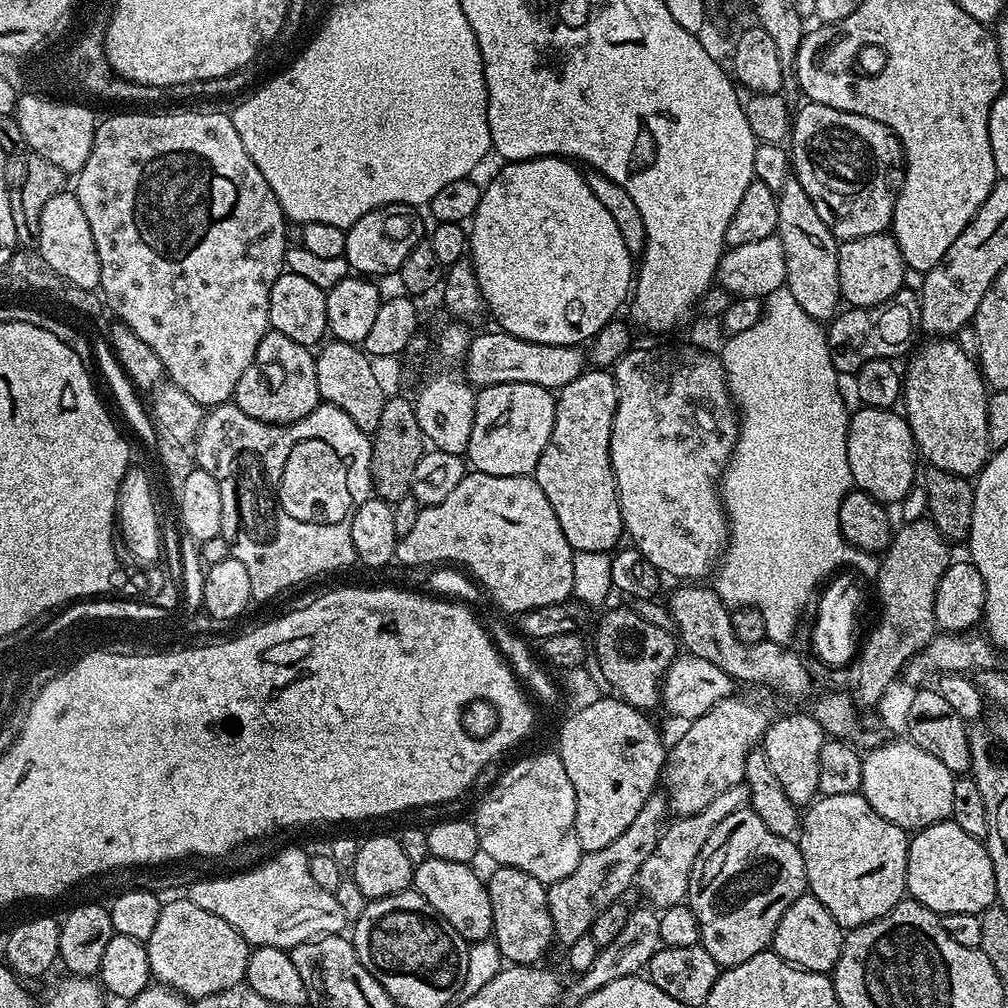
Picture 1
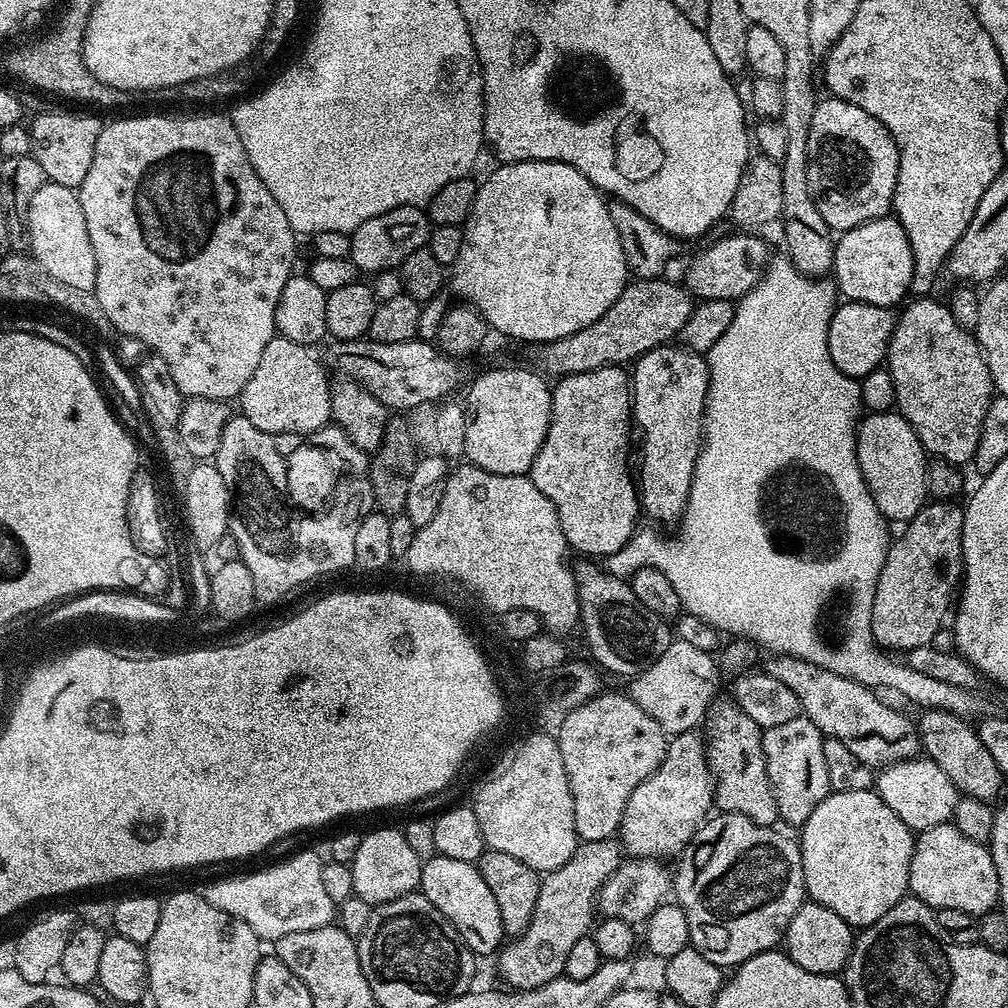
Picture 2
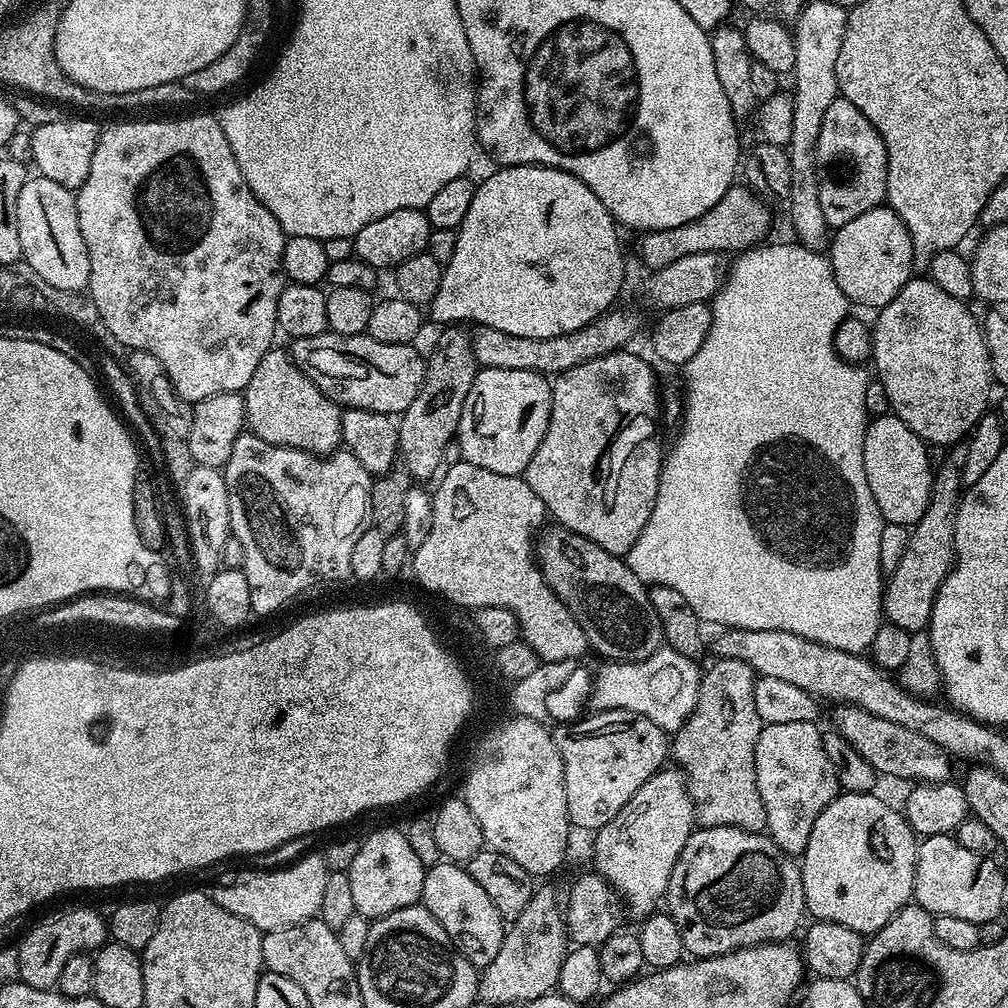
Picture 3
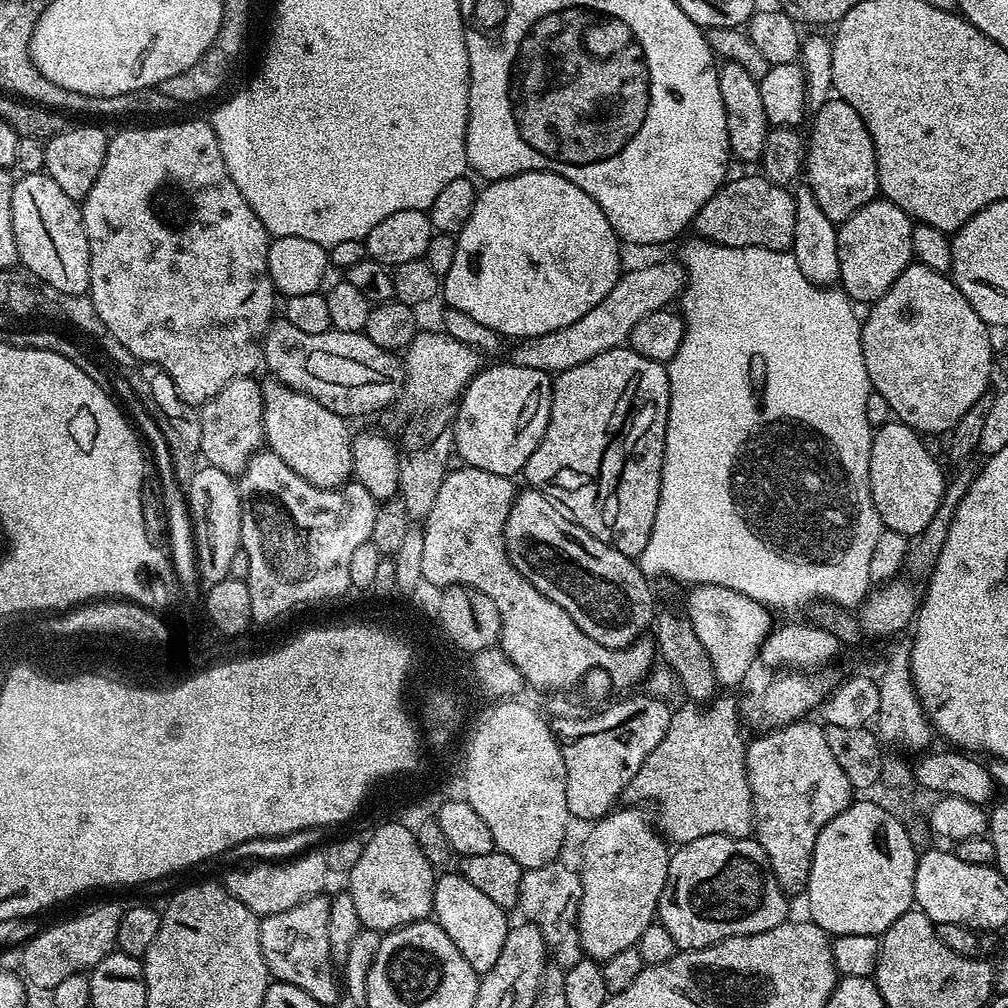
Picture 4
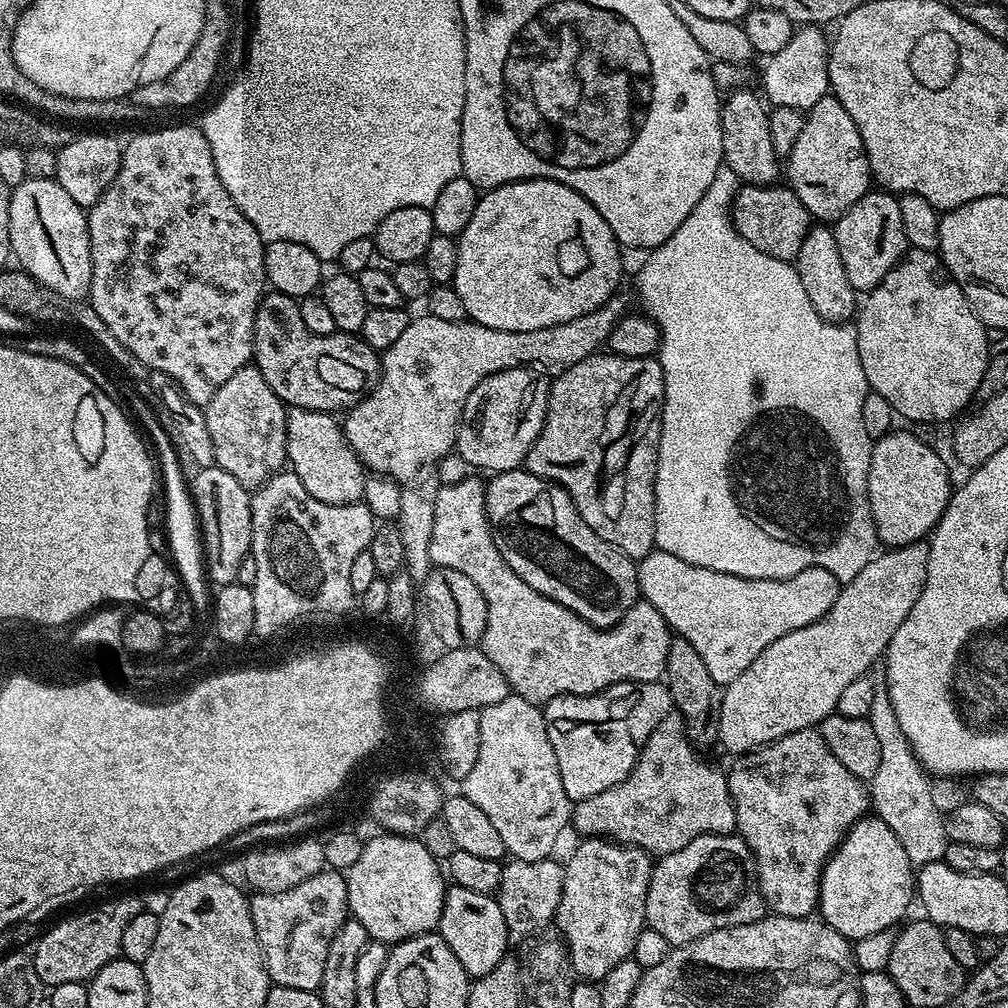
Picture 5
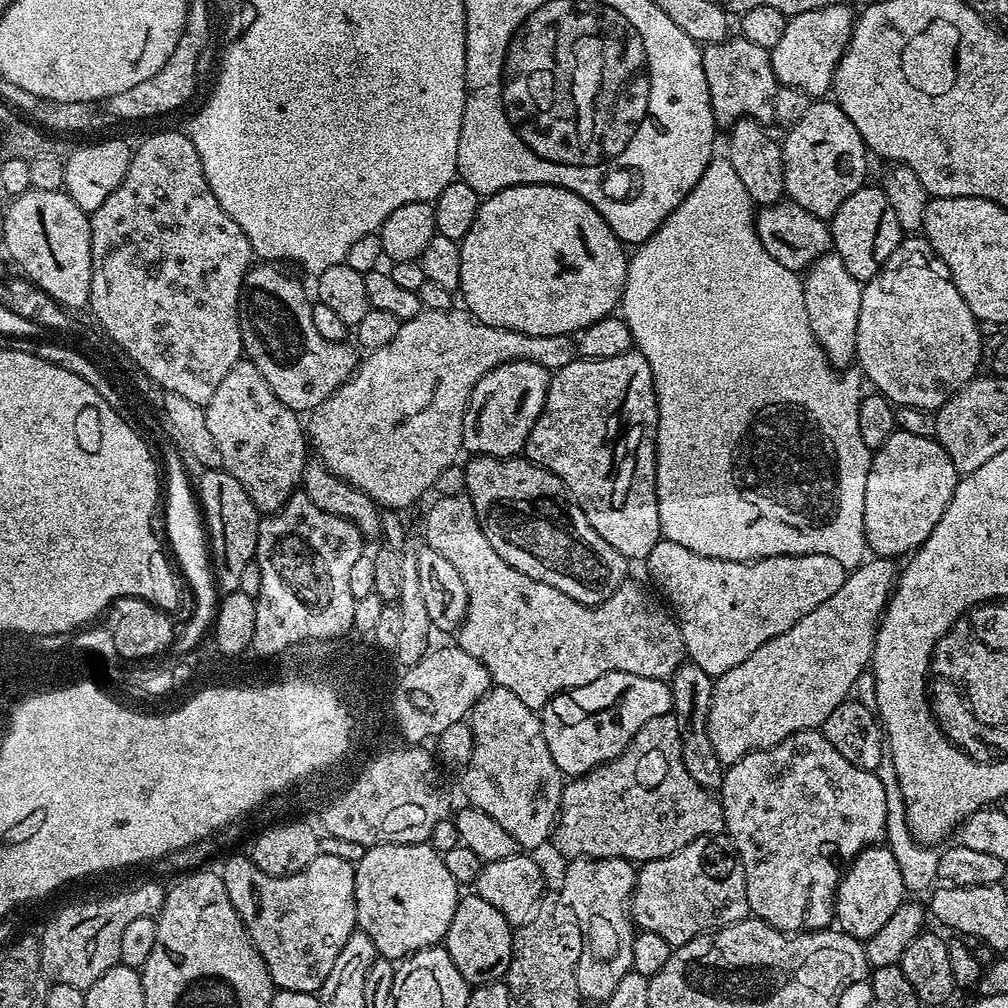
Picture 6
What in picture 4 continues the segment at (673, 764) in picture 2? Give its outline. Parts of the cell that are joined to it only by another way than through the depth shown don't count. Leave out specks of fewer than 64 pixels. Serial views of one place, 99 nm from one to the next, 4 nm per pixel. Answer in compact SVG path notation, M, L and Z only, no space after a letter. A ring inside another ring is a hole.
M617 807L607 816L595 821L584 840L584 853L580 856L578 871L582 882L582 898L580 909L576 912L574 925L575 935L580 935L580 948L585 957L597 962L614 958L621 950L635 948L638 938L642 938L642 930L650 926L656 919L656 907L662 894L662 886L666 886L668 873L669 841L660 835L655 823L644 817L643 807Z

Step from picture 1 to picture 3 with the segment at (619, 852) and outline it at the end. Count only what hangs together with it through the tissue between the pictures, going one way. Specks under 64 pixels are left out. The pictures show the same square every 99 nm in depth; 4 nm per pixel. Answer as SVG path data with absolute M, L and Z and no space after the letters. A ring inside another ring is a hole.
M537 887L530 902L526 902L526 910L507 925L494 962L479 973L479 999L488 1004L514 1006L518 1002L530 1002L530 998L542 998L556 988L558 970L562 970L568 951L570 937L562 896L552 888Z

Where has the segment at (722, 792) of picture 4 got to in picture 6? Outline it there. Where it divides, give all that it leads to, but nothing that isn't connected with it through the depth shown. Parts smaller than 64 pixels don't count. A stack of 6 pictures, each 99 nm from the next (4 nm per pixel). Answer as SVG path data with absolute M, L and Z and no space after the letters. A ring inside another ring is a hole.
M669 714L658 718L650 718L650 722L646 722L646 726L642 726L642 730L638 730L638 734L634 734L634 738L618 758L614 758L605 764L599 764L597 768L590 770L586 775L569 779L565 783L564 793L560 798L560 815L556 818L556 827L550 840L553 845L556 843L557 850L565 852L565 857L568 858L589 856L590 858L622 858L633 862L643 862L666 858L678 850L682 850L682 846L690 846L690 842L694 842L698 838L719 836L723 832L724 811L720 801L713 793L707 792L702 786L698 786L698 782L694 782L694 778L690 778L690 774L686 774L686 766L682 766L682 742L678 734L678 722L675 715Z

